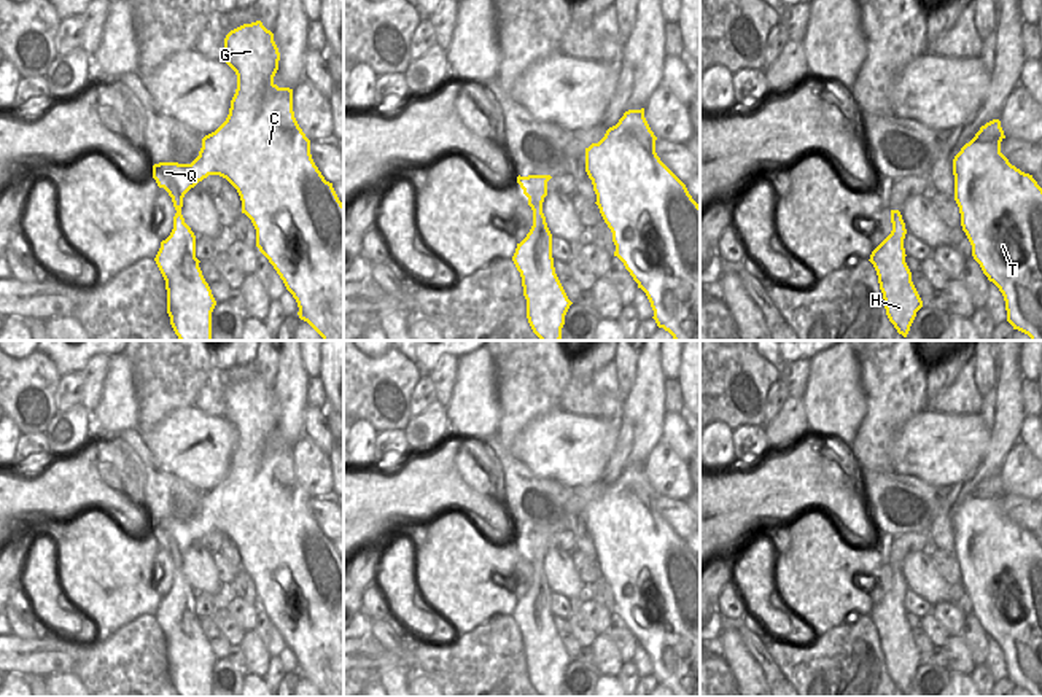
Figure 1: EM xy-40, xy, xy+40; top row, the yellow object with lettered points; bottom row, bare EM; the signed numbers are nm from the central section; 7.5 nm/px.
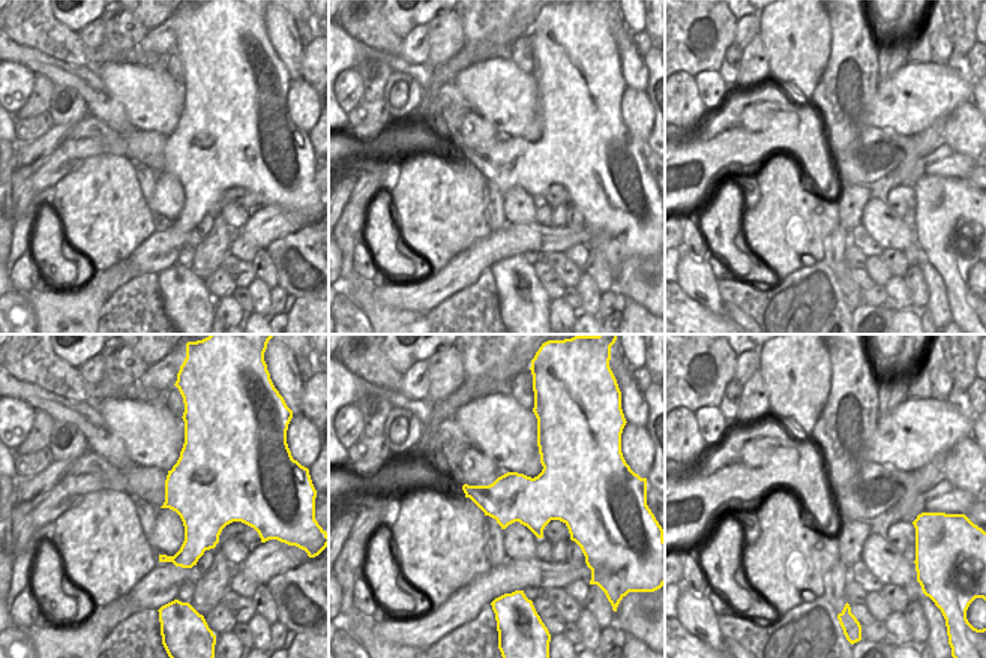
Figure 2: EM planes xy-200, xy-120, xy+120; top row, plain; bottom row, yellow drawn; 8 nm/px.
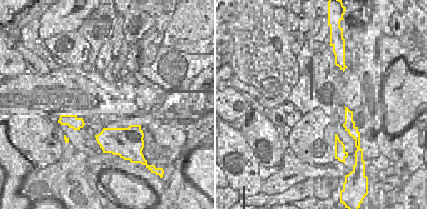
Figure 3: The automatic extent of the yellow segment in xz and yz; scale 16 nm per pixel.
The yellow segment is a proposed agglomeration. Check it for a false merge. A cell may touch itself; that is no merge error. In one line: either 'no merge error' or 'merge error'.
no merge error

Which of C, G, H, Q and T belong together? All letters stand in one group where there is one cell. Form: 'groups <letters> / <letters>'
groups C G H Q T

